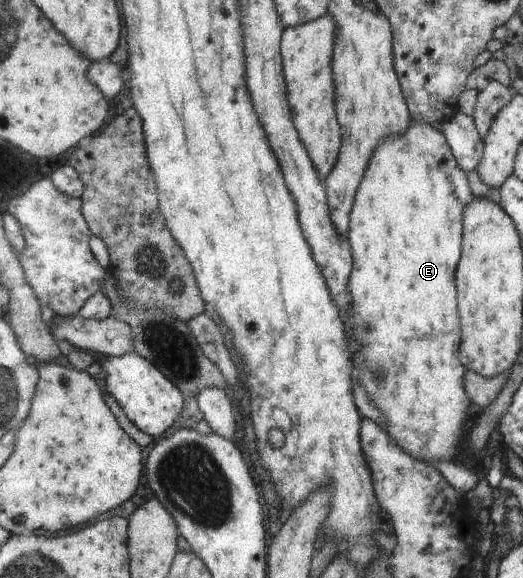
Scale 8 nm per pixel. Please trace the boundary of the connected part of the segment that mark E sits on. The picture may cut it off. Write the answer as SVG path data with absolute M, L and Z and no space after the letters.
M411 118L410 126L400 135L389 135L375 147L375 156L371 156L371 168L367 169L367 180L363 180L363 188L359 188L359 196L354 196L355 212L350 212L351 232L347 231L347 238L352 250L354 270L351 272L348 291L352 296L352 312L350 327L354 337L360 342L360 350L354 356L354 370L358 374L360 383L369 392L372 403L385 415L385 430L396 443L411 456L419 458L437 458L437 460L450 461L457 450L459 436L463 432L463 424L467 418L469 399L465 384L466 368L457 358L459 348L459 314L457 314L457 298L455 298L455 268L461 254L461 220L465 207L473 202L471 188L467 182L467 174L455 160L454 153L449 150L446 136L425 121Z

